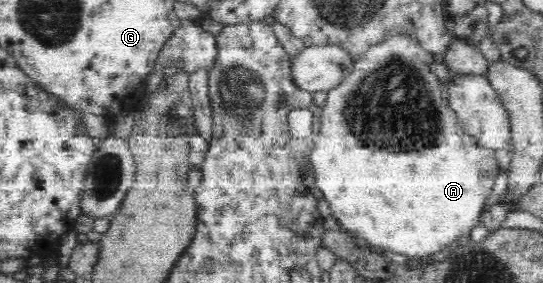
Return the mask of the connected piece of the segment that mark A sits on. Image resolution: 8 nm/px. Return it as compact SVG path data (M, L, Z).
M398 26L396 30L388 30L380 42L374 42L361 57L356 59L350 76L347 76L340 86L327 92L327 101L323 107L321 124L318 128L320 134L316 135L310 150L316 186L323 192L332 210L331 215L336 218L337 222L342 224L346 230L353 232L365 244L376 245L408 256L410 259L426 258L430 254L445 254L456 246L456 242L470 235L471 230L481 223L481 218L492 201L491 193L499 171L496 158L494 158L495 150L480 145L476 137L465 135L464 125L449 105L446 85L439 81L430 69L434 62L434 53L426 50L420 44L419 39L411 34L411 31L404 30L401 26Z

